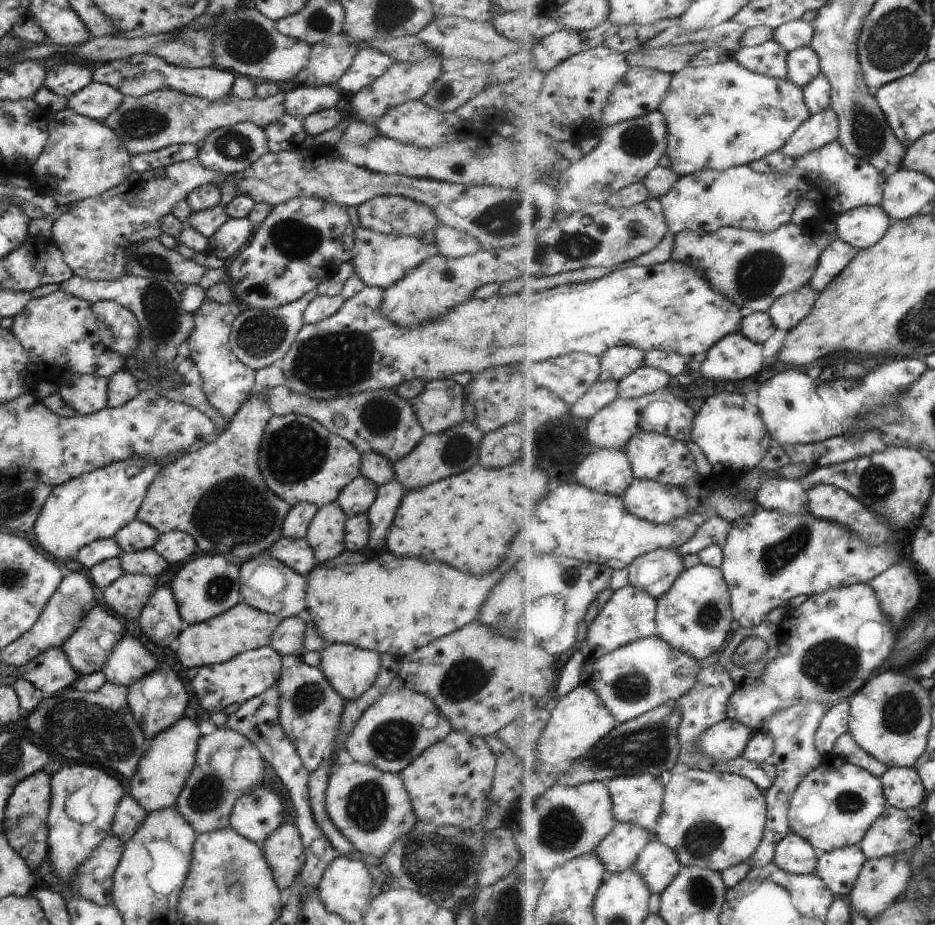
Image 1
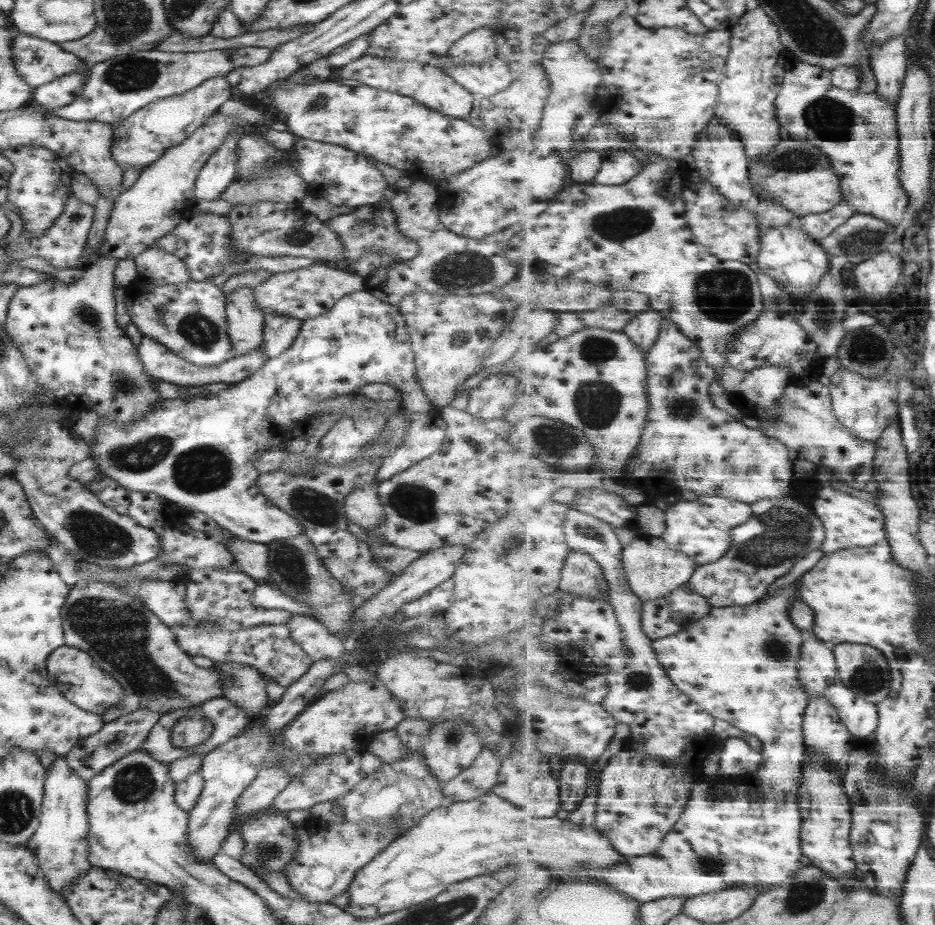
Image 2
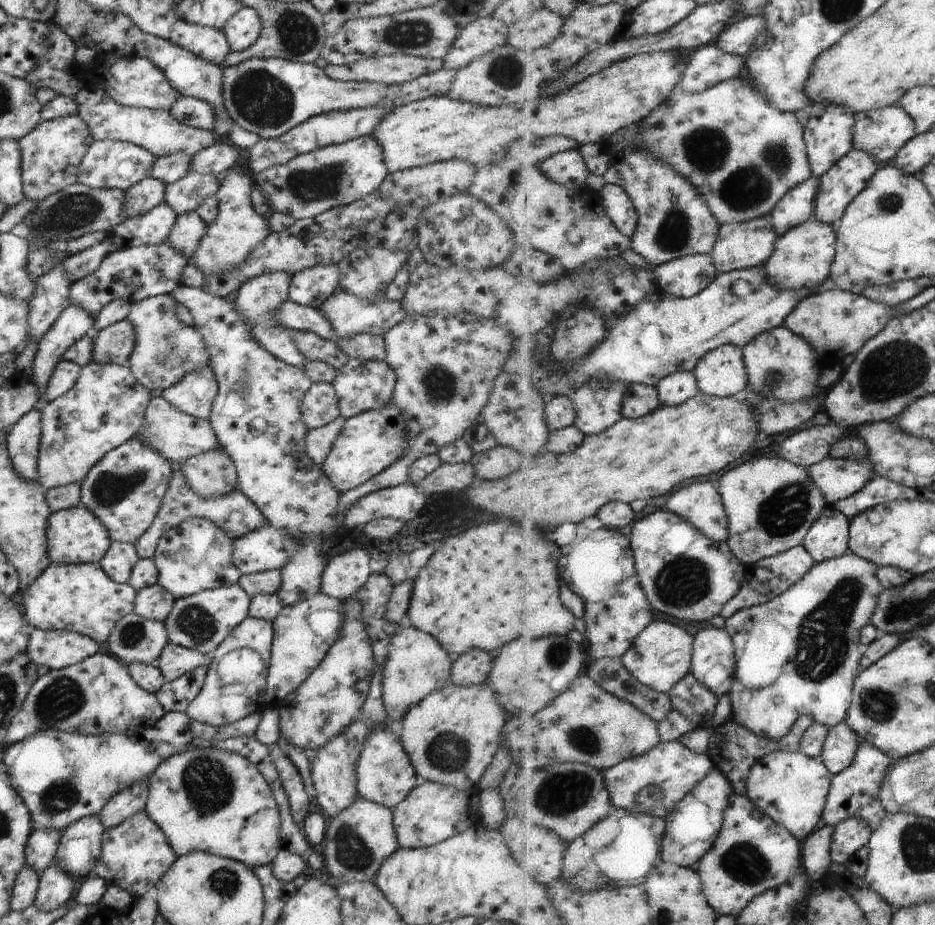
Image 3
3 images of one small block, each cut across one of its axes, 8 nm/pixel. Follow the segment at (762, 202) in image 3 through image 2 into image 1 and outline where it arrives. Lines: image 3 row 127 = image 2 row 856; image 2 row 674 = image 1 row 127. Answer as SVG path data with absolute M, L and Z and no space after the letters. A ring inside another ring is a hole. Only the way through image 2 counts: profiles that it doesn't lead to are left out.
M734 59L706 67L689 65L674 73L669 92L659 109L666 116L668 126L667 154L670 165L684 176L705 168L724 171L731 166L751 164L769 156L771 152L781 151L812 115L803 87L791 79L778 79L752 71Z

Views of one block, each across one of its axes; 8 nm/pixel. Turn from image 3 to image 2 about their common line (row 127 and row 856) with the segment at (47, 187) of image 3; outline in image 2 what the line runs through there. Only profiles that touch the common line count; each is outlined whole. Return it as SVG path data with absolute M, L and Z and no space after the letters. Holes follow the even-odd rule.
M63 755L56 756L48 770L45 770L42 784L40 818L26 847L35 855L35 861L49 887L62 895L63 887L70 884L73 878L86 874L91 865L87 862L86 782L69 768Z

